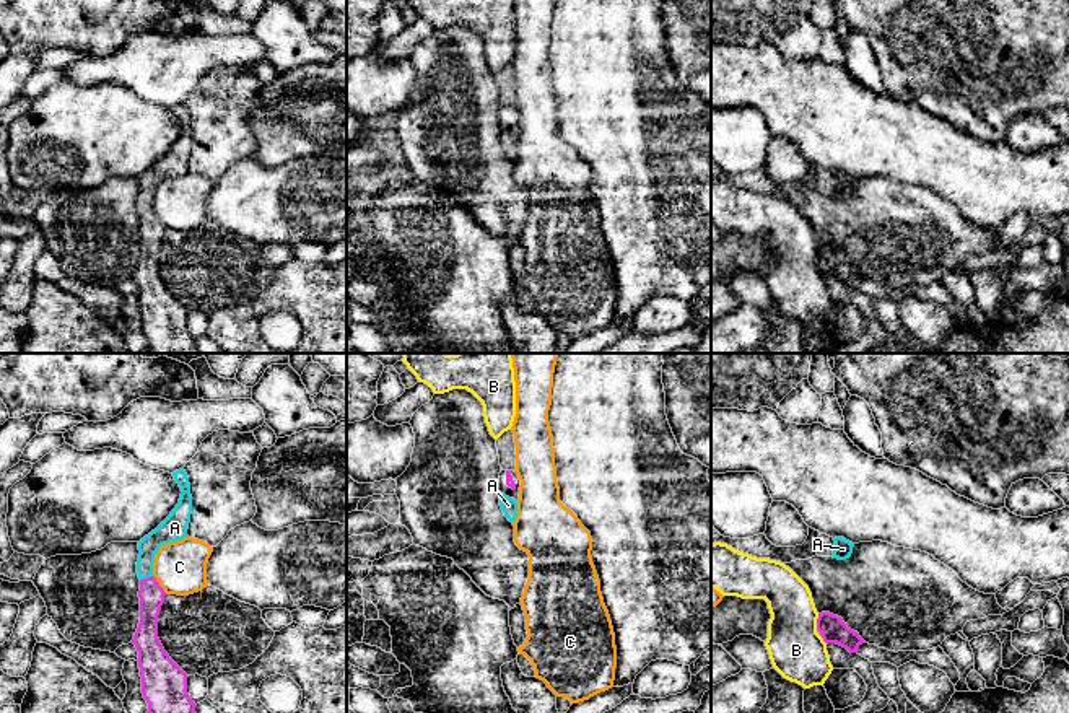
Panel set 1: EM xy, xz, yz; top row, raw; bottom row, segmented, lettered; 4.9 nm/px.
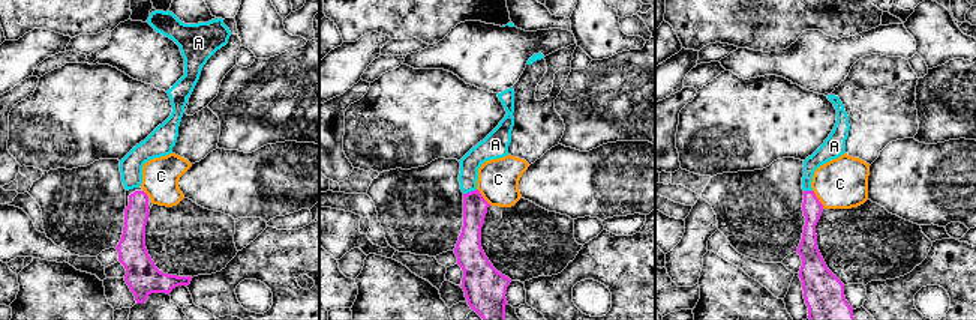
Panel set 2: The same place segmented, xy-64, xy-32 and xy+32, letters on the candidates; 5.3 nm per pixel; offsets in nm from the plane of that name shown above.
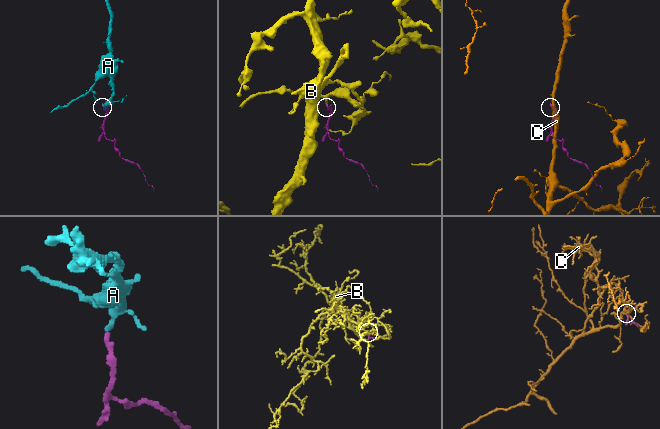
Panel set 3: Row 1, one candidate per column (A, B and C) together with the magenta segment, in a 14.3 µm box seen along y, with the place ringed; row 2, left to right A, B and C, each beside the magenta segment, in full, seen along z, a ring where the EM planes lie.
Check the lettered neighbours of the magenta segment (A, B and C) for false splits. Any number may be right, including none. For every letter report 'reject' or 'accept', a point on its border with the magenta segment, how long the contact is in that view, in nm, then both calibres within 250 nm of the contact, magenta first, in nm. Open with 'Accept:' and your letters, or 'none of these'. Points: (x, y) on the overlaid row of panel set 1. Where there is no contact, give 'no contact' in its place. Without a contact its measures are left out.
Accept: A
A: accept | xy (145, 578) | 70 nm | 130/100 nm
B: reject | yz (817, 622) | 80 nm | 130/280 nm
C: reject | xy (158, 585) | 120 nm | 130/260 nm

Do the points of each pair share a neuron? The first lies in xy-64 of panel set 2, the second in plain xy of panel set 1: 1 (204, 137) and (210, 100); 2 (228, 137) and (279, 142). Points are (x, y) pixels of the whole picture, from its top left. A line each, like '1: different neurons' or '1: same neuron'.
1: same neuron
2: same neuron

